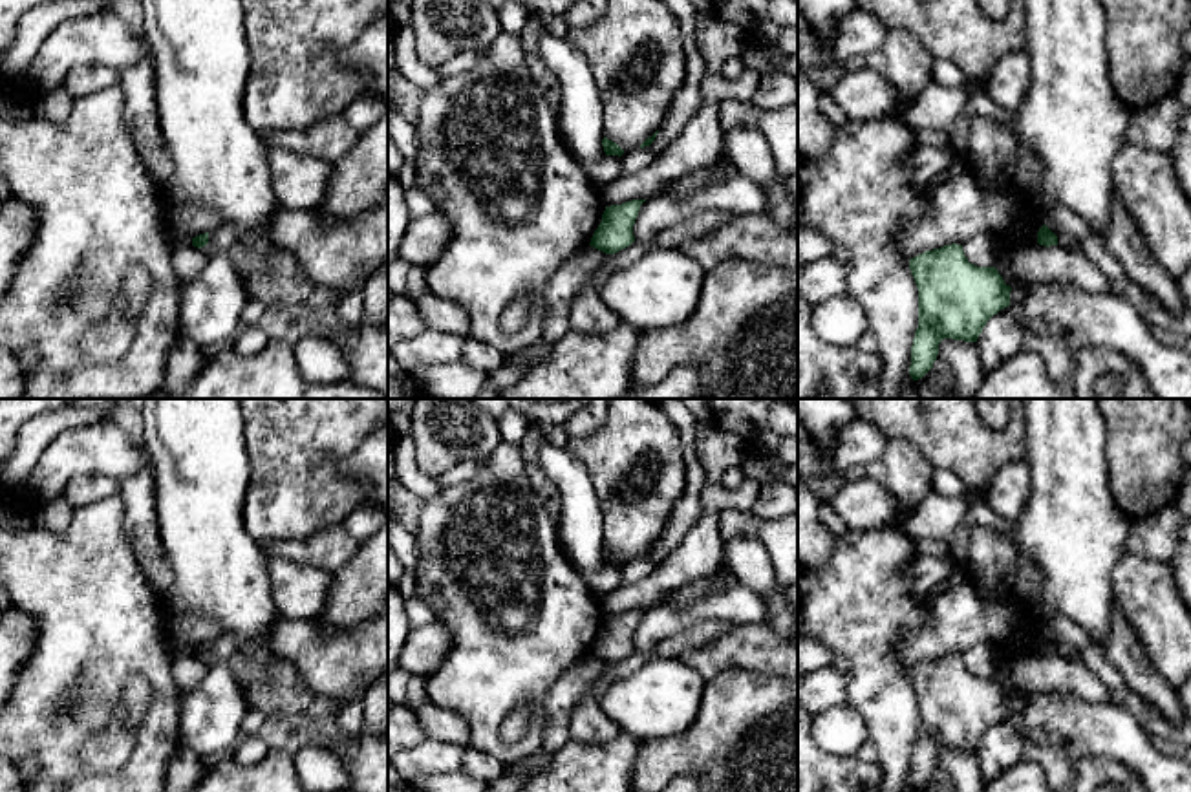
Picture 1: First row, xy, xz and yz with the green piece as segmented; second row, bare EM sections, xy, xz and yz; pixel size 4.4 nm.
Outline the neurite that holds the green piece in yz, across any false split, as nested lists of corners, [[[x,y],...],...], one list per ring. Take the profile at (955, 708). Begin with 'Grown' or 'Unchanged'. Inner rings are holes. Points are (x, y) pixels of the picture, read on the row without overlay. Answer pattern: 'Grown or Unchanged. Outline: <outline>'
Unchanged. Outline: [[[951,653],[909,669],[918,699],[918,737],[909,785],[922,788],[937,770],[944,748],[977,752],[986,732],[1010,715],[1012,697],[995,677],[977,677]]]

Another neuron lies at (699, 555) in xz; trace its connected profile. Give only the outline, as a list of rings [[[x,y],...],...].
[[[719,512],[704,514],[651,574],[600,600],[606,616],[659,607],[673,591],[715,576],[724,565],[723,549]]]

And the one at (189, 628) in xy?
[[[179,613],[176,615],[170,637],[177,642],[196,648],[205,642],[212,642],[221,635],[221,626],[207,616],[196,613]]]

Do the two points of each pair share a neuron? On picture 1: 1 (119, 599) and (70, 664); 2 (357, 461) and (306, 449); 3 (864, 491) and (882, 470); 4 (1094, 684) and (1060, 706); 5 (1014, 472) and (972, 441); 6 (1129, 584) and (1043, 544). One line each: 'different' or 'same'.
1: same
2: different
3: different
4: different
5: different
6: different

